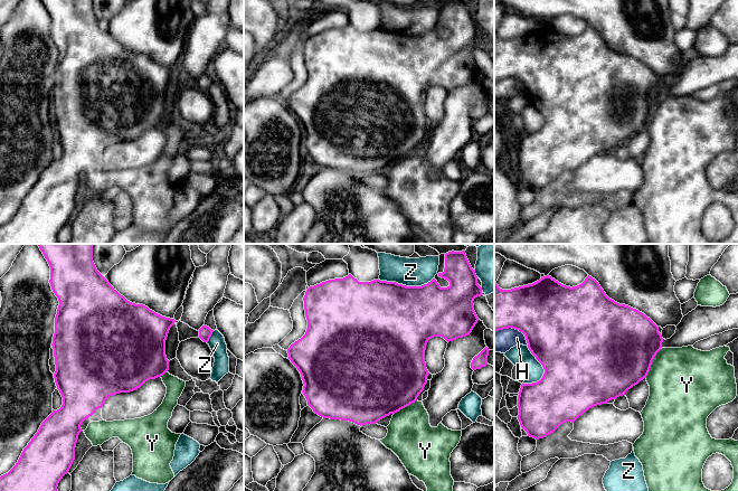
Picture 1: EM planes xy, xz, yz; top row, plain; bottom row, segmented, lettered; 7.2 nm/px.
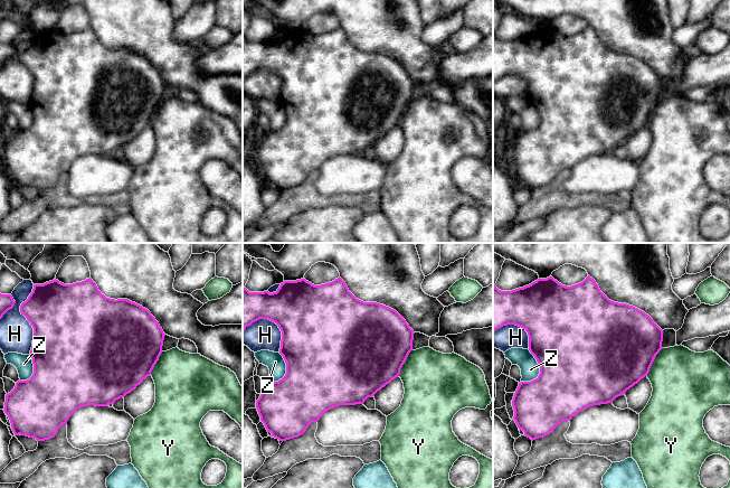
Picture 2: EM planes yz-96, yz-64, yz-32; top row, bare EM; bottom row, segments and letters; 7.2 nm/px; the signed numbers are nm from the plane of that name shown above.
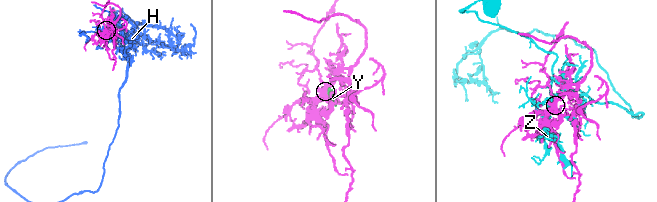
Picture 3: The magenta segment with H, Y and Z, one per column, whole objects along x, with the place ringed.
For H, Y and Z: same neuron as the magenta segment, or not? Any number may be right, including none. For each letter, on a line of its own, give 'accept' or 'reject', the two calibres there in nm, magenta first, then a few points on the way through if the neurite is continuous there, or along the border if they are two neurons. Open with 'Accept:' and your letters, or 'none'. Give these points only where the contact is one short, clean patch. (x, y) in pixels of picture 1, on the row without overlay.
Accept: Y
H: reject; 440 nm thick on the magenta side, 160 nm on the other
Y: accept; 500 nm thick on the magenta side, 480 nm on the other
Z: reject; 500 nm thick on the magenta side, 200 nm on the other

